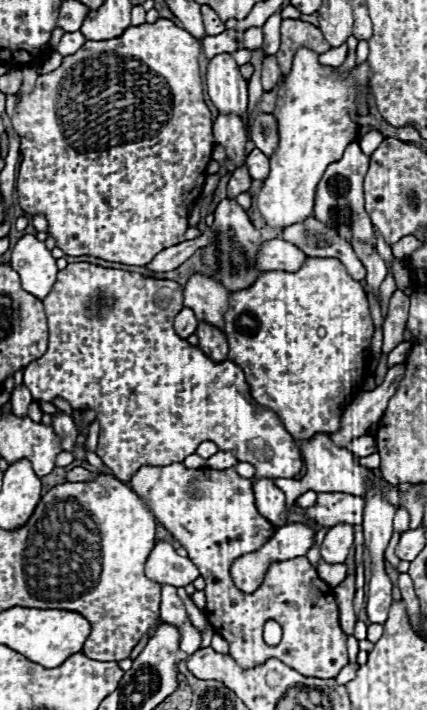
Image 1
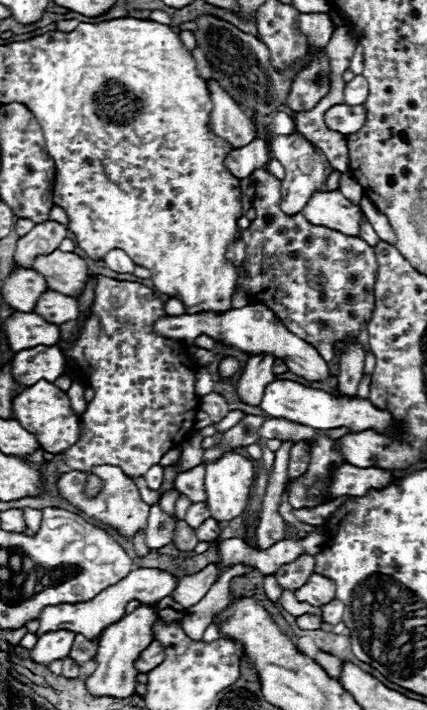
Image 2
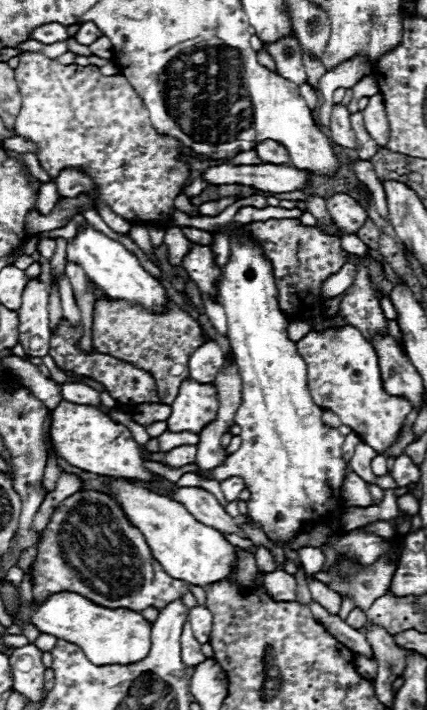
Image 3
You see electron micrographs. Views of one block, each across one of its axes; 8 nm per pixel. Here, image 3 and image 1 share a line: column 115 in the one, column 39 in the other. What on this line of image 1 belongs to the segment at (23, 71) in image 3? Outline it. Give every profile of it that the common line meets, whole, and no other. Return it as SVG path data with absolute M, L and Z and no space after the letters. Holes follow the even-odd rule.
M158 18L154 24L140 24L126 28L126 32L118 36L118 40L102 40L98 44L88 40L74 56L66 56L60 68L38 76L34 90L30 94L20 96L12 116L12 126L22 138L22 146L20 146L22 164L16 180L18 202L24 208L24 212L44 214L48 218L48 232L50 236L56 238L56 246L62 248L64 254L68 256L88 254L110 262L146 266L164 248L176 246L186 240L184 234L188 230L188 206L194 204L196 198L200 198L206 180L206 166L210 162L214 148L212 114L204 102L204 82L199 69L198 54L200 54L200 40L190 36L186 30L178 28L174 22L166 18Z

